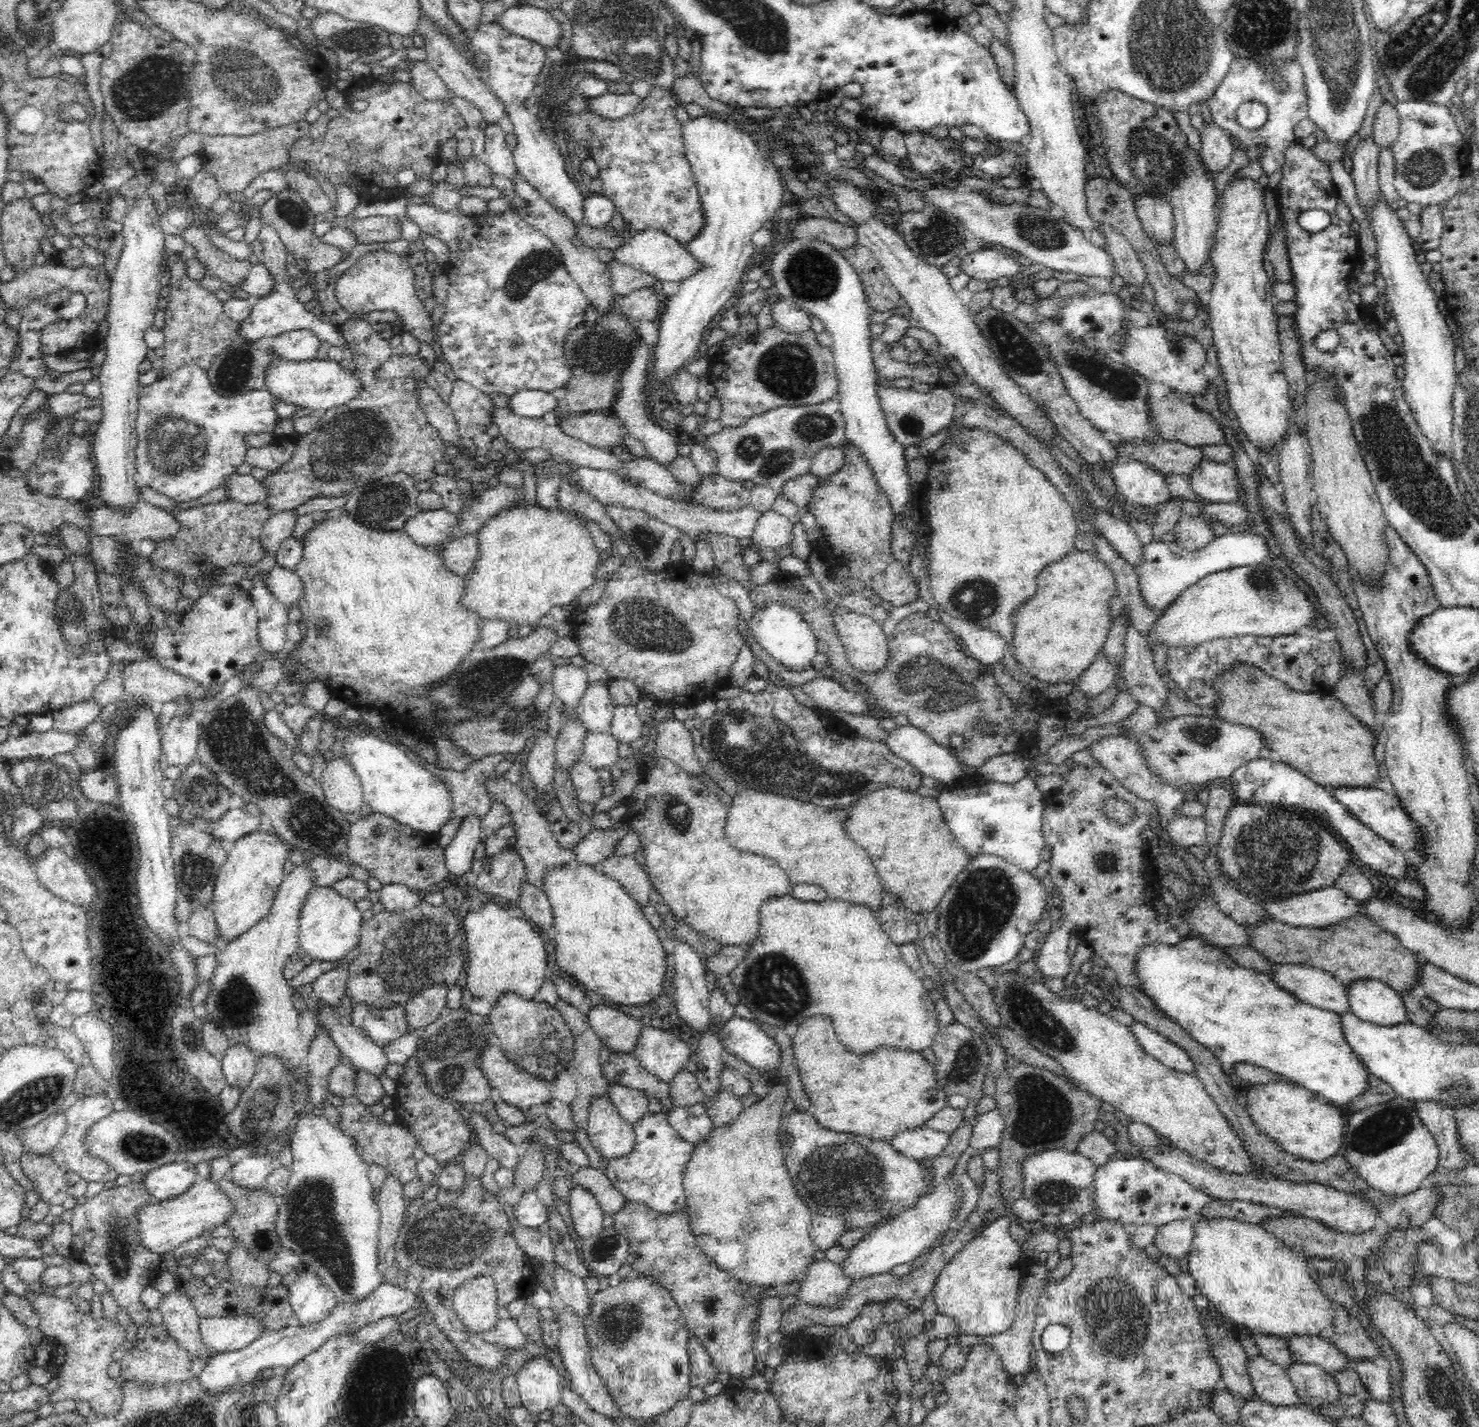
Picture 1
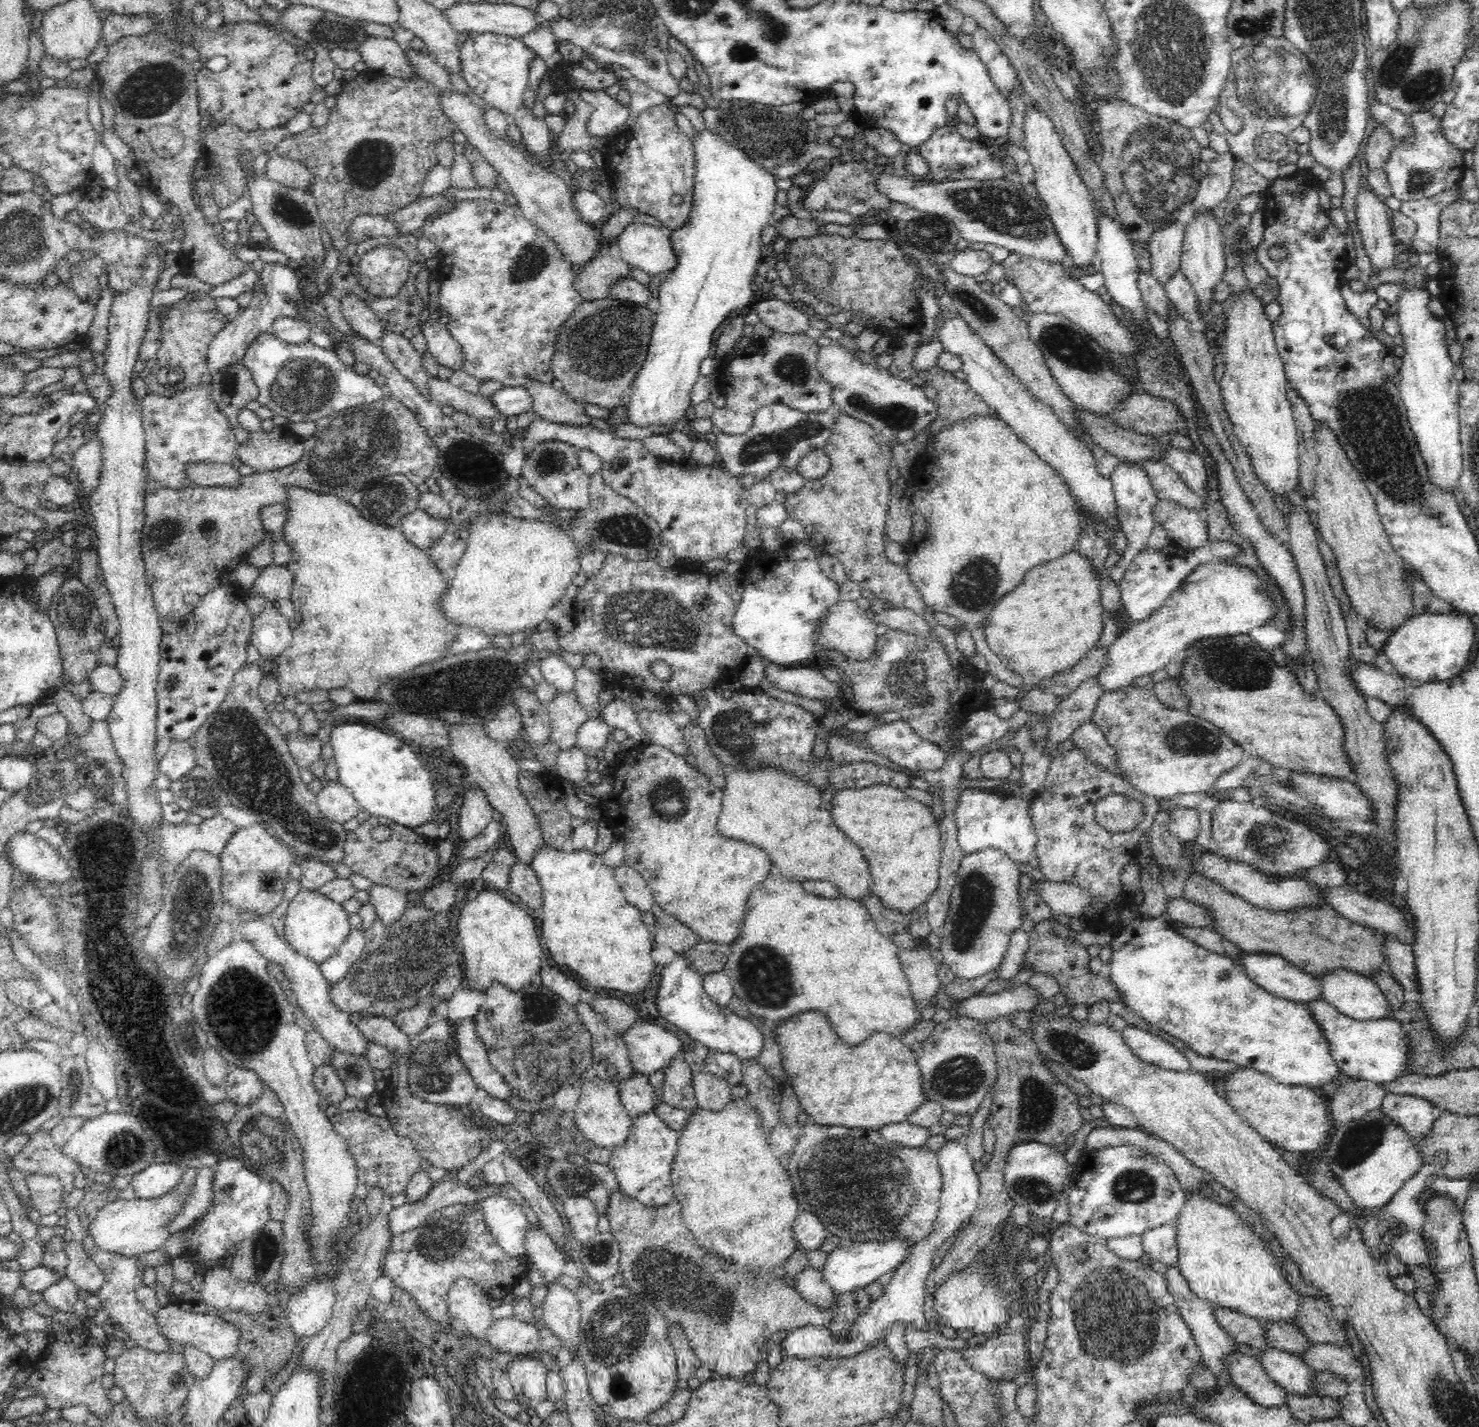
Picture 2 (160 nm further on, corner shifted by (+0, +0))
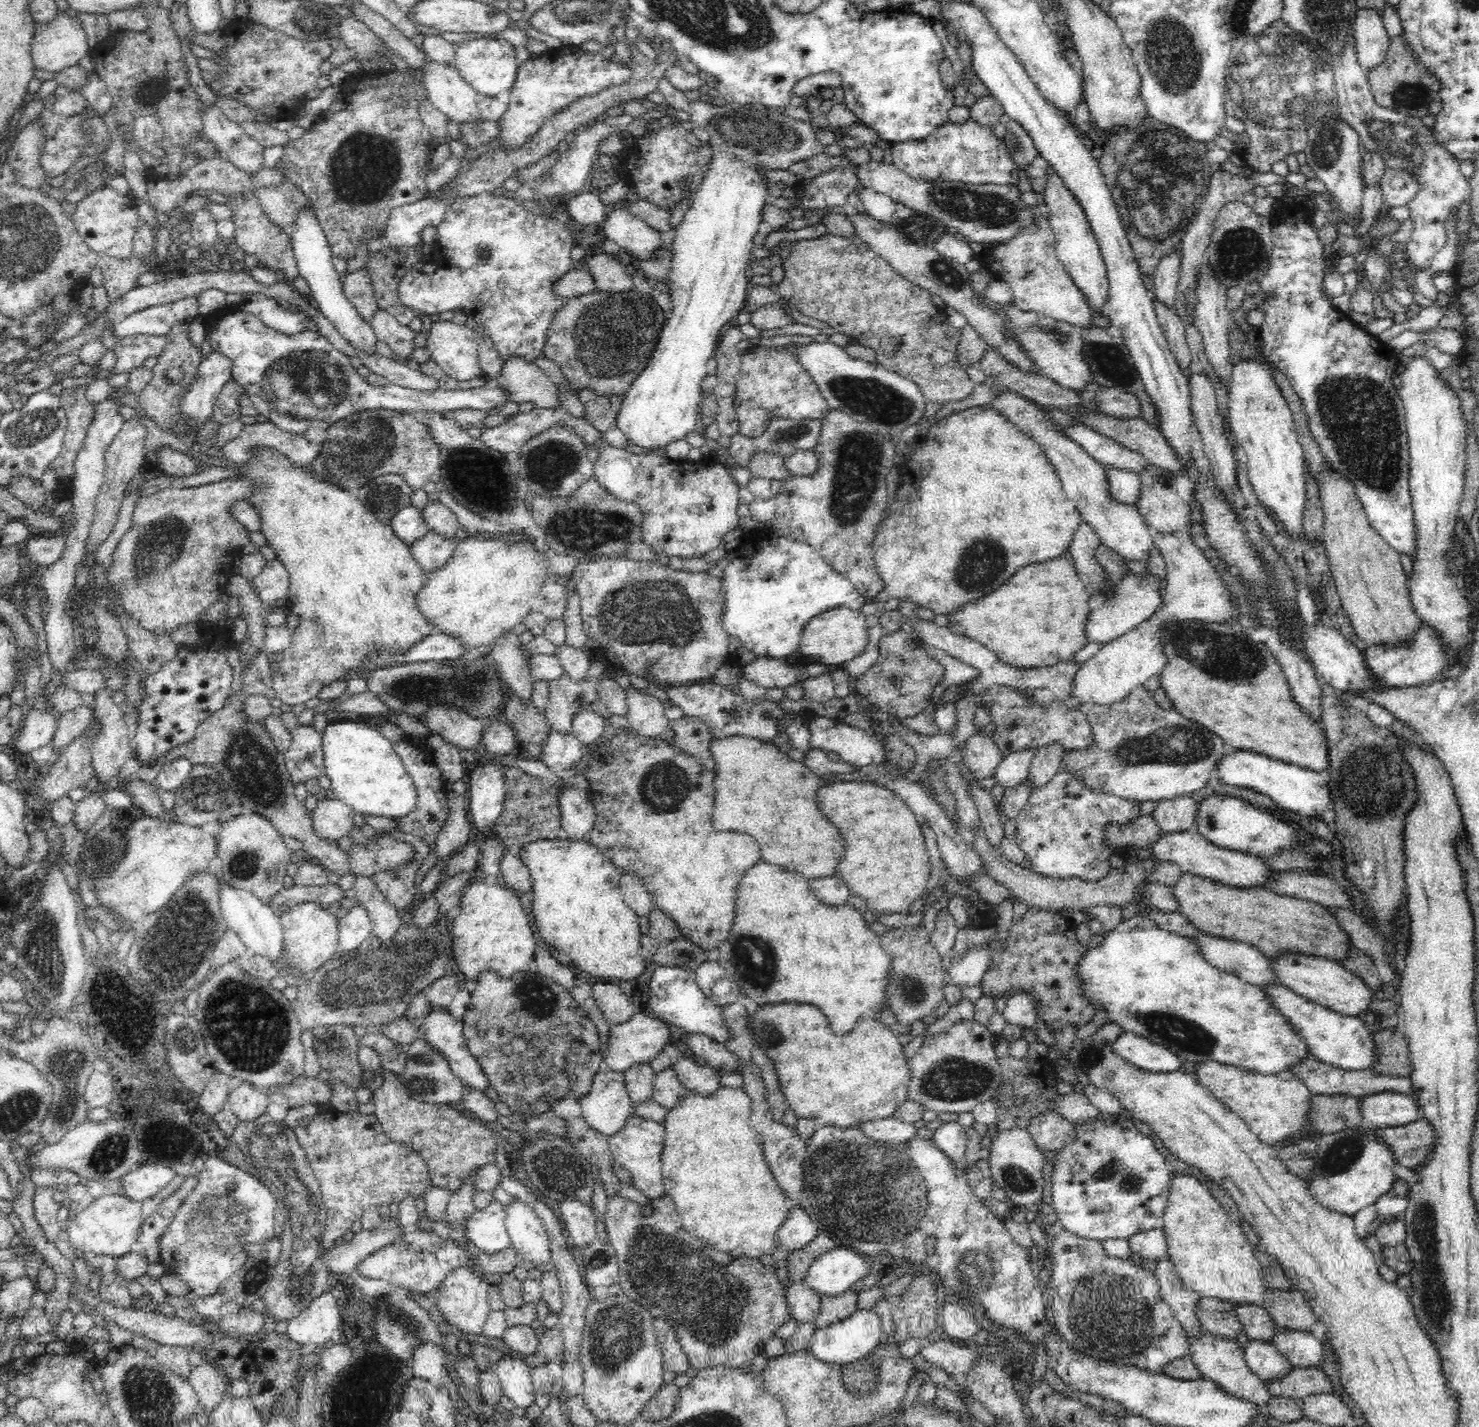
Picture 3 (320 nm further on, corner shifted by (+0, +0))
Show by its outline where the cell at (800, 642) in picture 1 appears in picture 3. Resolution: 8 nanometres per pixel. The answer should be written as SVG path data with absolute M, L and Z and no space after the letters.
M780 536L768 540L754 540L747 544L743 542L729 554L729 563L723 569L721 577L721 585L727 595L727 604L723 610L723 627L758 657L784 659L798 652L802 632L808 621L837 607L850 607L862 612L863 606L868 603L848 578L832 570L820 553L807 543Z

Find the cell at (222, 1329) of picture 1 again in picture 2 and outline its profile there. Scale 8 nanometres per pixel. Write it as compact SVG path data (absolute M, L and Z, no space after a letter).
M173 1302L168 1306L160 1307L154 1315L155 1321L159 1325L159 1331L169 1342L178 1342L181 1345L191 1344L194 1348L208 1354L208 1356L217 1361L237 1354L240 1333L242 1331L239 1330L238 1326L235 1326L235 1323L228 1322L222 1316L206 1312L188 1312L182 1310Z

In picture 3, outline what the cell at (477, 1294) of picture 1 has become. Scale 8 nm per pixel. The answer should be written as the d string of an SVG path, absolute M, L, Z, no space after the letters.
M468 1267L454 1269L440 1283L435 1296L435 1305L449 1324L459 1328L466 1336L477 1336L481 1334L491 1311L489 1287L490 1284L486 1280L480 1280L472 1269Z

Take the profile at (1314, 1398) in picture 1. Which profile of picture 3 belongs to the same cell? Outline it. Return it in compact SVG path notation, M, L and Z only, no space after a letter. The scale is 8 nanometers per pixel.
M1250 1339L1243 1351L1248 1368L1264 1381L1282 1378L1294 1367L1274 1345L1265 1341Z

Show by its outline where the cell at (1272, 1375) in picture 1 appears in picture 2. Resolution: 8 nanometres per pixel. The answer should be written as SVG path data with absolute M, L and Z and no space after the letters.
M1237 1350L1225 1356L1225 1365L1231 1383L1238 1386L1260 1406L1284 1405L1287 1392L1267 1374L1266 1367L1255 1356L1246 1356Z

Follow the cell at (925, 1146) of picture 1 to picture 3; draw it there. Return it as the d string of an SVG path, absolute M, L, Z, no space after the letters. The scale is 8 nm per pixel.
M894 1116L878 1121L868 1121L858 1127L872 1140L897 1145L909 1143L916 1136L917 1130L913 1123L902 1122Z

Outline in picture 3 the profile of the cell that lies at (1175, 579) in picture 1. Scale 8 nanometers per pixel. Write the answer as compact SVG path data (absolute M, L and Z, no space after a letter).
M1132 571L1126 572L1122 576L1122 580L1118 582L1118 588L1114 592L1115 596L1100 606L1092 607L1092 614L1087 618L1086 624L1087 642L1102 645L1112 642L1129 630L1134 630L1140 622L1144 622L1152 614L1155 614L1159 604L1161 604L1160 588L1162 588L1162 581L1151 572L1147 577Z

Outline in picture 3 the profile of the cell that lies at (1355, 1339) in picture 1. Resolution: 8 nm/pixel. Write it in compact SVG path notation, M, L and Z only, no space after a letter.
M1272 1289L1266 1297L1271 1299L1264 1304L1266 1312L1279 1328L1306 1333L1318 1325L1318 1318L1300 1291Z

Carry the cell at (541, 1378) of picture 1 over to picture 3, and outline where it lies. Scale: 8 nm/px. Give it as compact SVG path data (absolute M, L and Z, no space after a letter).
M503 1355L493 1367L501 1380L503 1395L520 1406L527 1408L534 1402L531 1368L519 1355Z

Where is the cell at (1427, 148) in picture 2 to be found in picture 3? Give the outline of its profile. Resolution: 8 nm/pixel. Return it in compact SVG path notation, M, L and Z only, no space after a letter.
M1387 167L1379 182L1386 209L1393 206L1407 206L1422 189L1420 179L1410 170Z

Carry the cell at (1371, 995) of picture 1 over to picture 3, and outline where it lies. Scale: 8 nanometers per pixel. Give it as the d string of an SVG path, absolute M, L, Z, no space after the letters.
M1289 955L1288 957L1272 958L1271 962L1275 966L1275 972L1279 974L1279 980L1283 980L1285 988L1339 1014L1358 1016L1360 1012L1364 1012L1368 1008L1368 1004L1374 998L1372 990L1358 975L1344 969L1336 961L1304 957L1304 955Z

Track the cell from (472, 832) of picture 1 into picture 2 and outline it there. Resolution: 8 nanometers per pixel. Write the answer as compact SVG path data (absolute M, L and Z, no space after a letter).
M471 784L465 792L460 807L457 831L464 842L479 835L494 818L494 807L489 804L485 792L477 784Z

